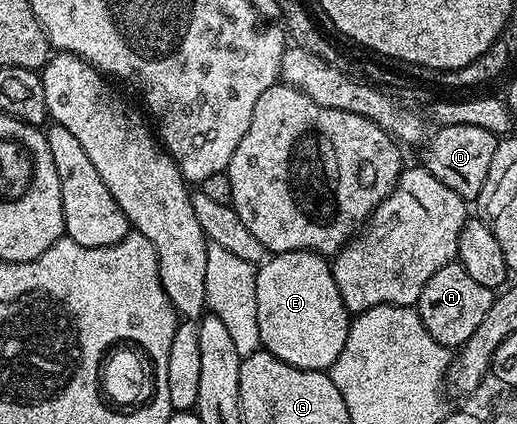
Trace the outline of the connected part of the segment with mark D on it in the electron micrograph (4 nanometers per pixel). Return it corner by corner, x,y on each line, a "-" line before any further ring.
449,125
439,127
436,132
422,148
422,166
433,173
441,185
449,185
449,189
453,189
453,193
460,195
464,201
478,200
489,173
489,161
493,161
497,136
489,133
489,129
477,129
477,125

